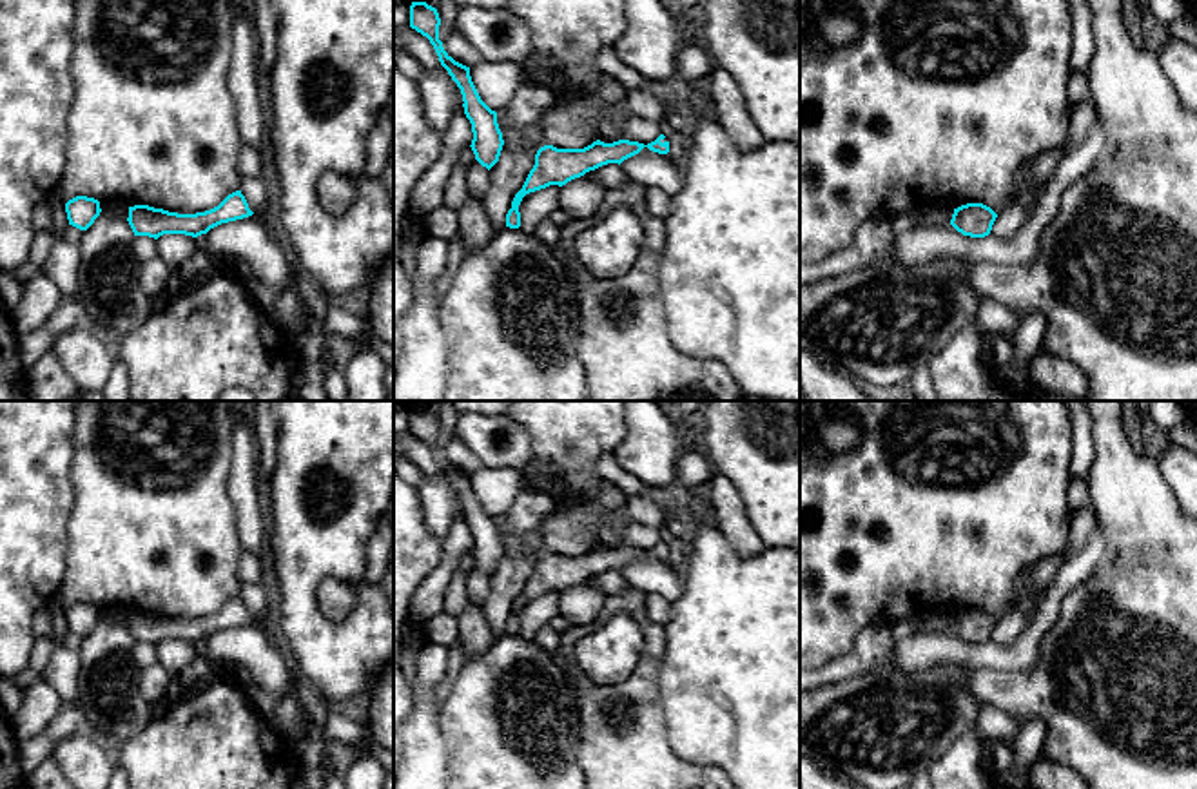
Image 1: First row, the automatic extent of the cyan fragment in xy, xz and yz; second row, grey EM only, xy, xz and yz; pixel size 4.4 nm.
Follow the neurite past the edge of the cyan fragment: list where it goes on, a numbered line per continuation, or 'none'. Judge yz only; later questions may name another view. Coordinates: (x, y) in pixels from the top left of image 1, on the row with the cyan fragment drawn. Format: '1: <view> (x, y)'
none

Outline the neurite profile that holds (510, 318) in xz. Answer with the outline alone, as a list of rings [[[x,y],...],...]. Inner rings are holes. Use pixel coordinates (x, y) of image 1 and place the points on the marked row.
[[[506,227],[484,247],[466,252],[452,287],[441,296],[439,321],[448,345],[443,401],[593,401],[577,357],[580,308],[575,283],[535,234]]]

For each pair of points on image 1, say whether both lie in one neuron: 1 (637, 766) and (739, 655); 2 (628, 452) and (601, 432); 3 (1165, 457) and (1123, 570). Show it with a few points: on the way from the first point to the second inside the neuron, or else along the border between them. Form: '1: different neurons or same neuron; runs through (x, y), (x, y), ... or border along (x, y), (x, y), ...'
1: different neurons; border along (659, 691), (668, 744), (681, 757), (697, 764)
2: different neurons; border along (624, 419), (624, 439), (612, 452)
3: different neurons; border along (1152, 454), (1177, 505)

